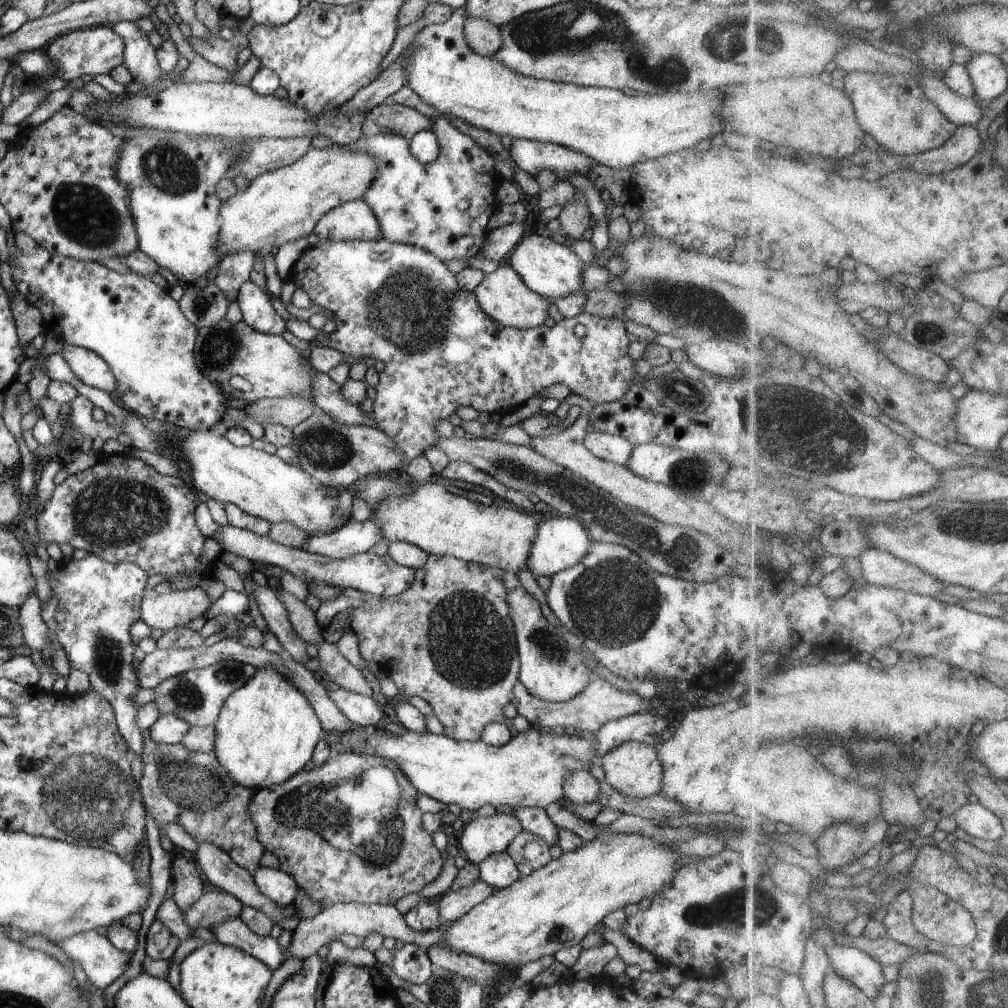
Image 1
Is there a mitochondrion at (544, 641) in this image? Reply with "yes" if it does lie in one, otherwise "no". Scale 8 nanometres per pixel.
yes

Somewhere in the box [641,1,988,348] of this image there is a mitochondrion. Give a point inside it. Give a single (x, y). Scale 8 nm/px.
(724, 38)

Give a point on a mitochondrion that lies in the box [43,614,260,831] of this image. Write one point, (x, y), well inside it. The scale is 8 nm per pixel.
(186, 785)

